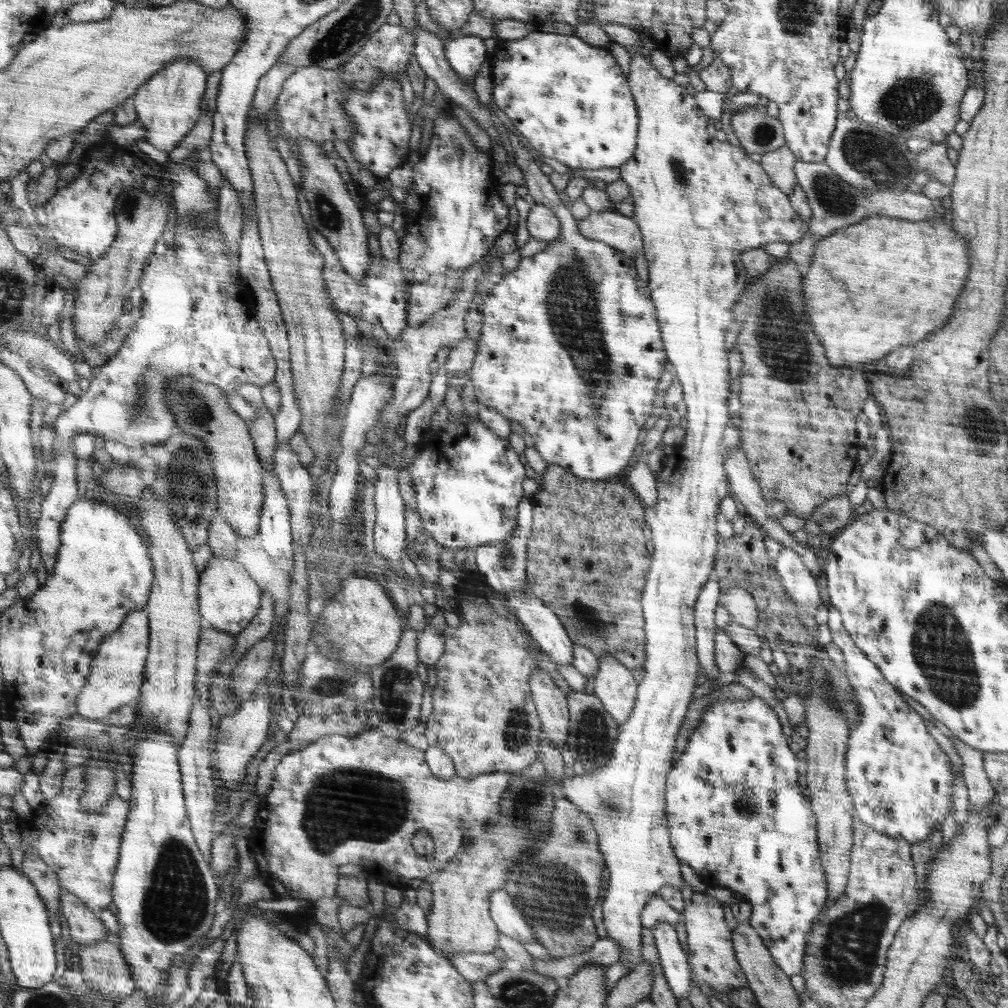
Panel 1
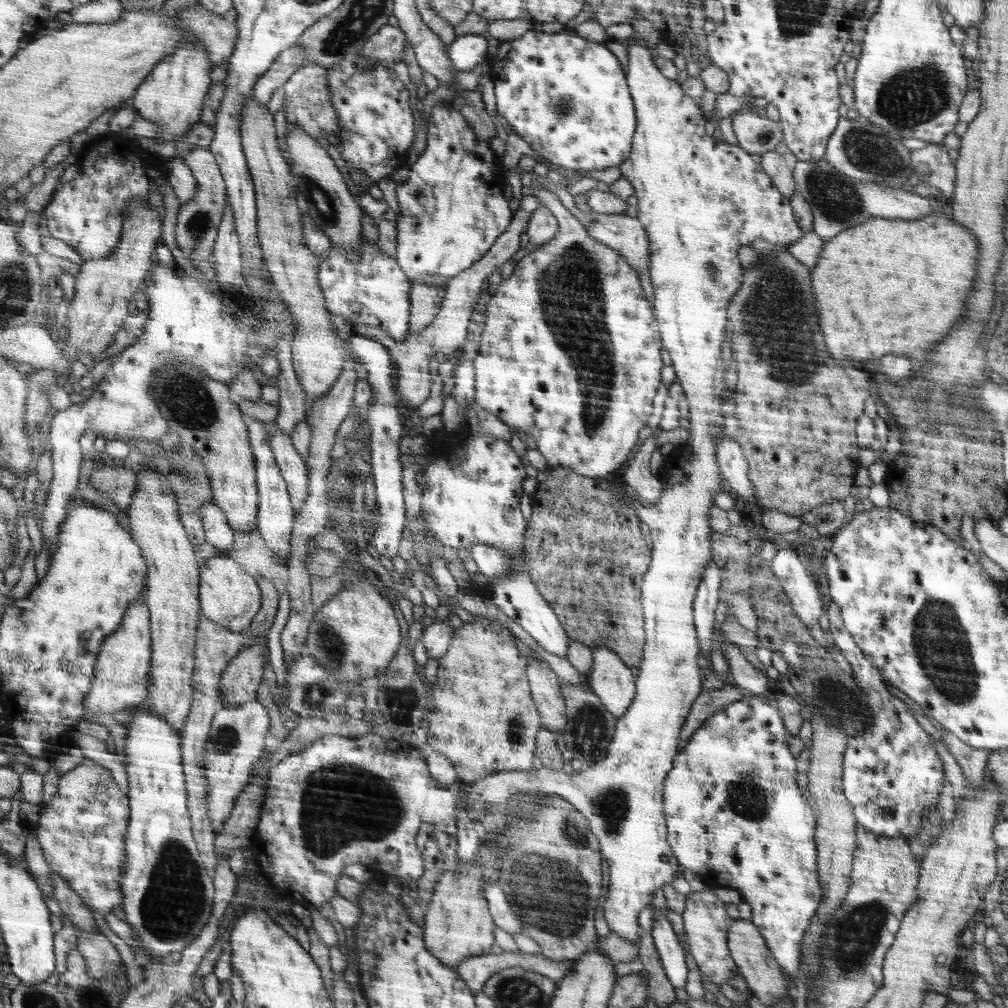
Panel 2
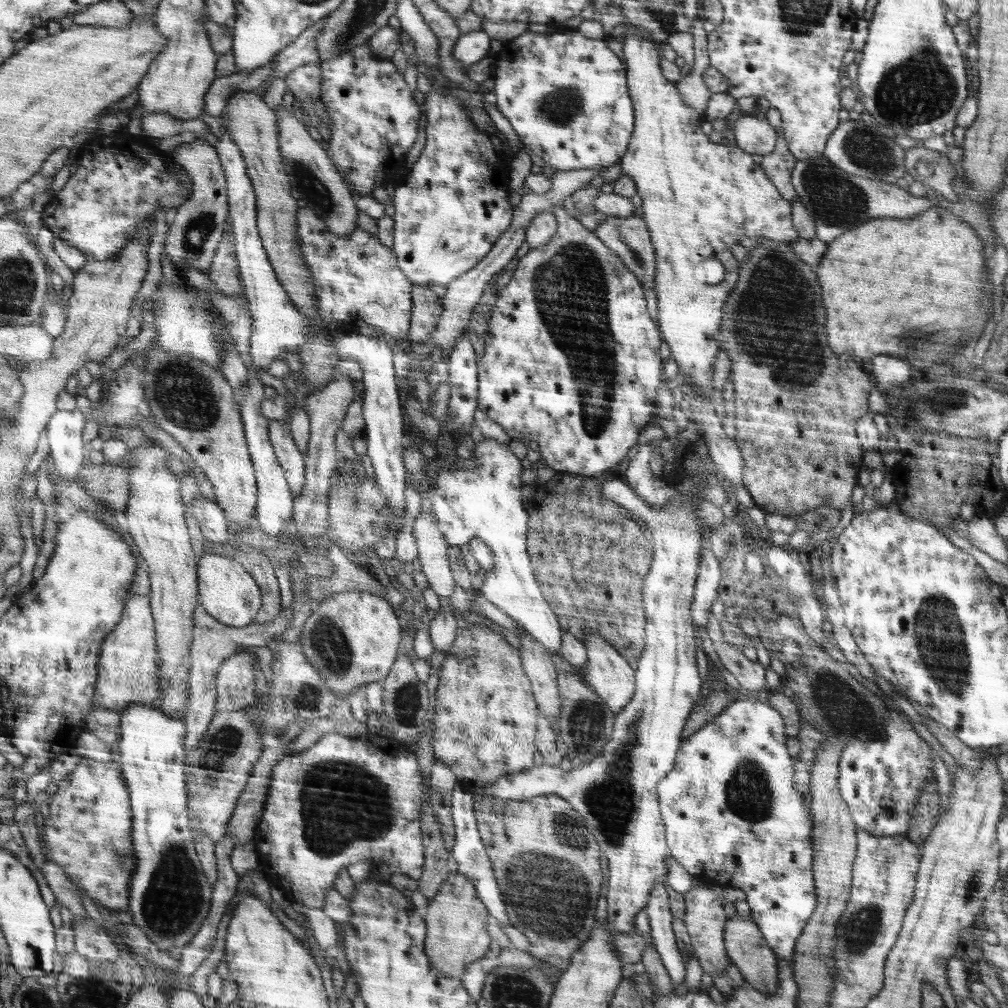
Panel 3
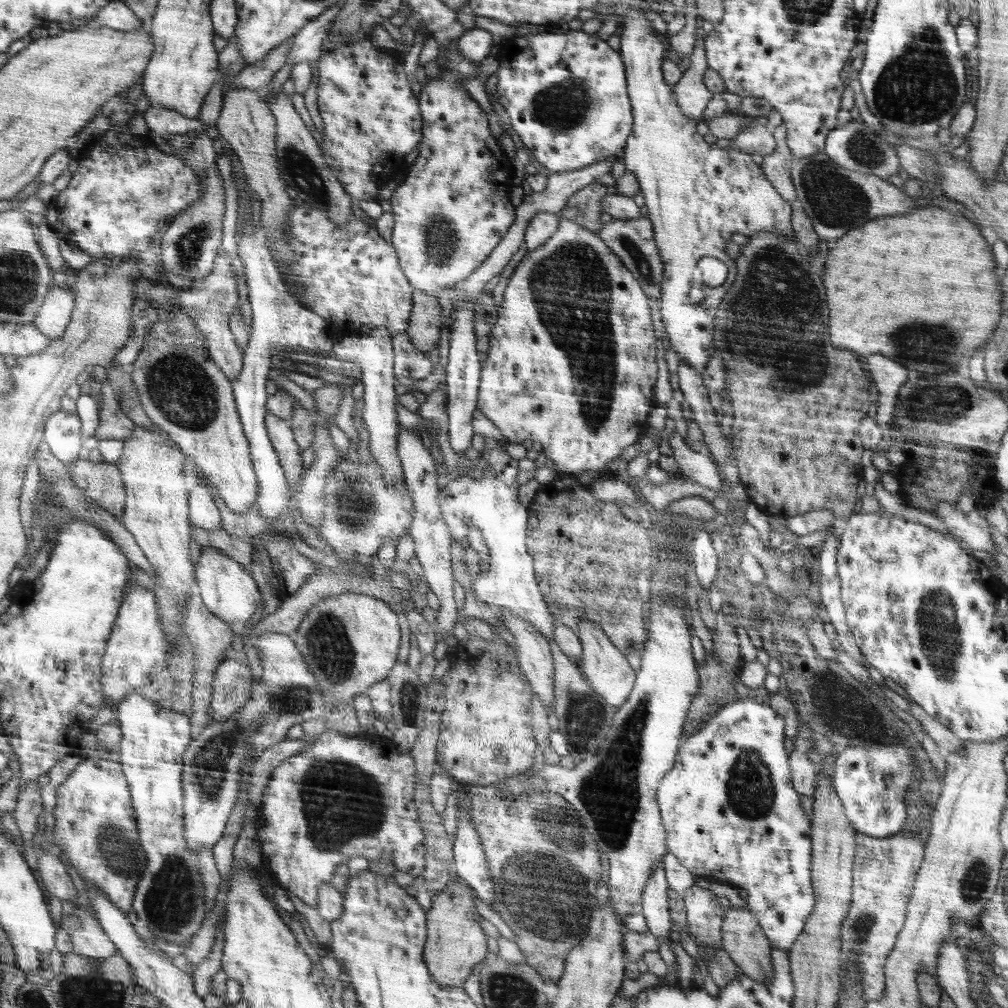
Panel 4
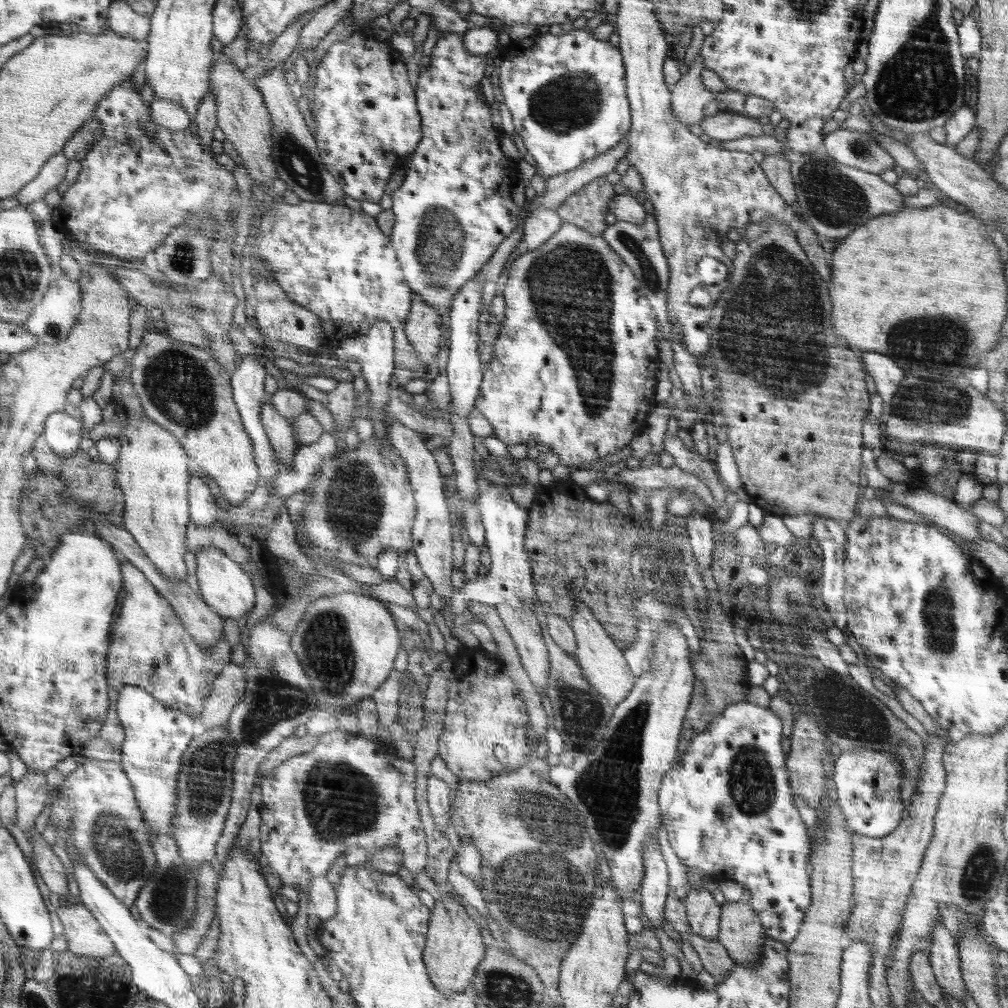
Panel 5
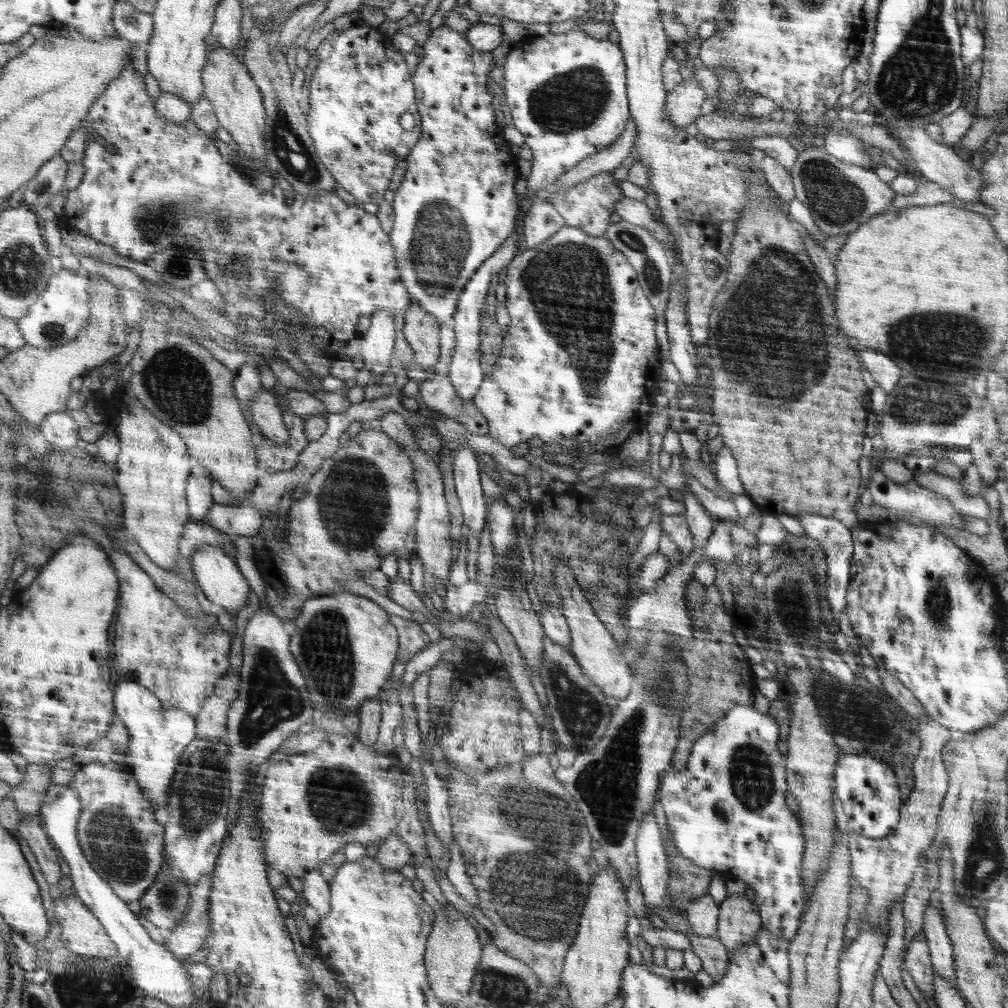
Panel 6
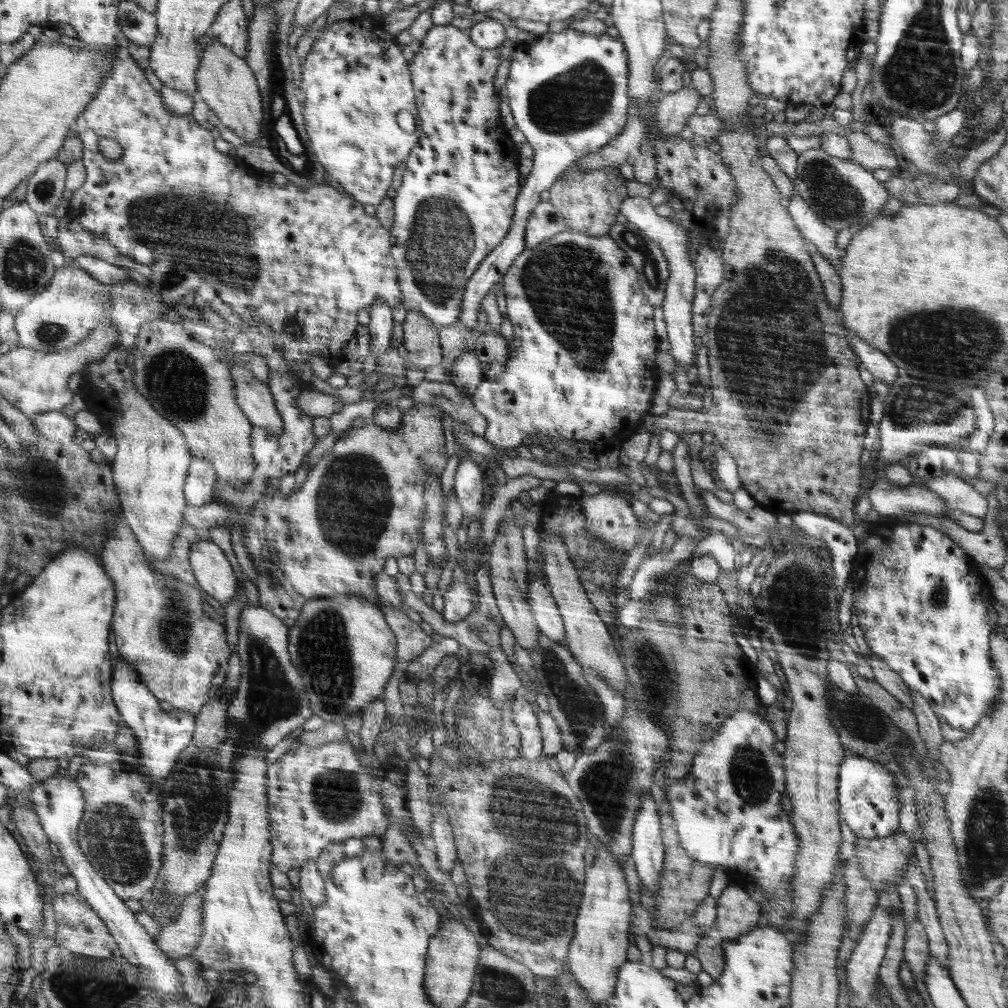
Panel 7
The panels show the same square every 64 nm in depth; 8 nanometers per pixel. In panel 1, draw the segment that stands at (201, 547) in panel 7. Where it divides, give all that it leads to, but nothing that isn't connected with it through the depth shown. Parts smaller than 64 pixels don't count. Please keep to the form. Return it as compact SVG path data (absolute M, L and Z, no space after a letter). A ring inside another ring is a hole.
M213 557L201 573L201 613L206 621L229 634L240 634L260 610L260 592L242 564L230 558Z

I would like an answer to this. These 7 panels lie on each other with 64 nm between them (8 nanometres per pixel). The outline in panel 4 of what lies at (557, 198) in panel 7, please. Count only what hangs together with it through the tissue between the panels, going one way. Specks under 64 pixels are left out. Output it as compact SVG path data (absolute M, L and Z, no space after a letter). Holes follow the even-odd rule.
M594 182L586 185L568 198L566 206L559 211L560 216L598 234L602 228L598 222L600 205L603 205L606 195L608 192L604 184Z

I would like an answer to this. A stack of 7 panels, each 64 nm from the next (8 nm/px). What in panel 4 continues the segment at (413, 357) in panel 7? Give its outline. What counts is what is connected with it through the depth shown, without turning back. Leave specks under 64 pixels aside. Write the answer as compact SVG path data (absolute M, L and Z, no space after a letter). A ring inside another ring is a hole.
M414 290L413 313L406 334L416 349L428 354L439 344L443 310L435 296Z

